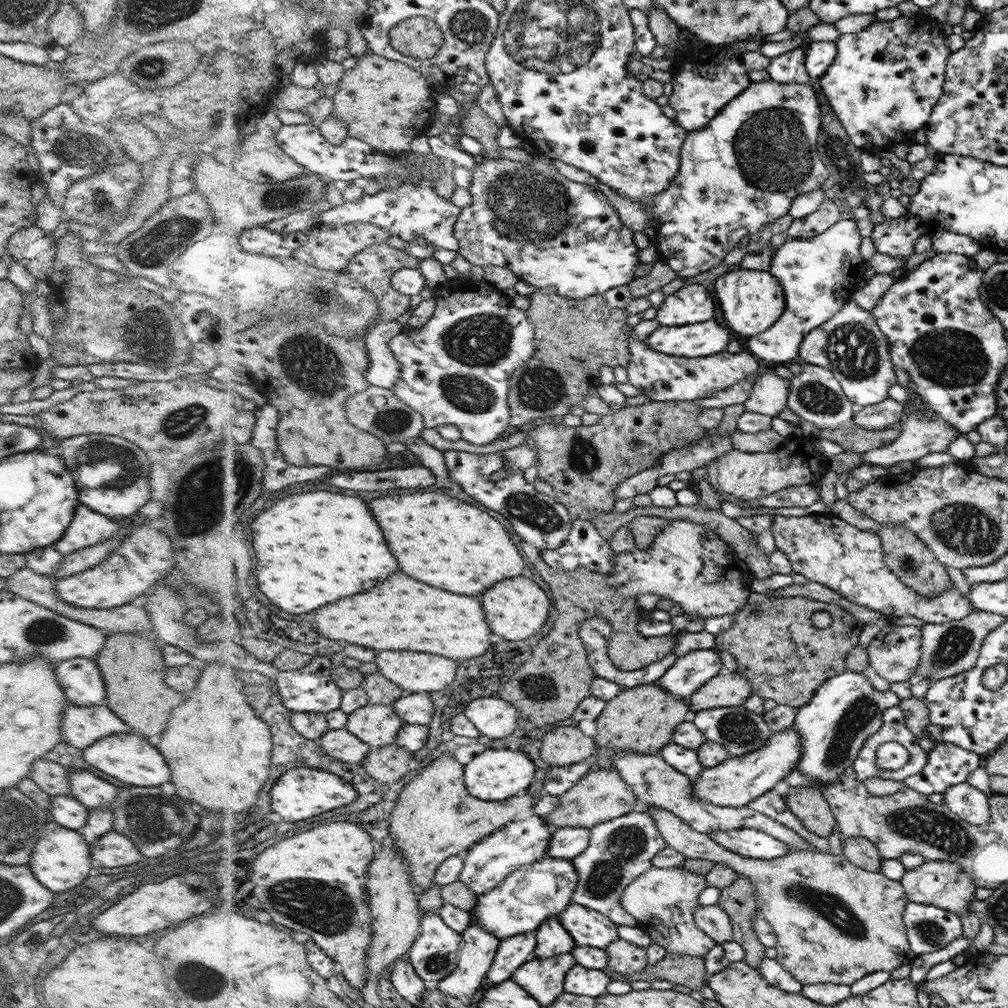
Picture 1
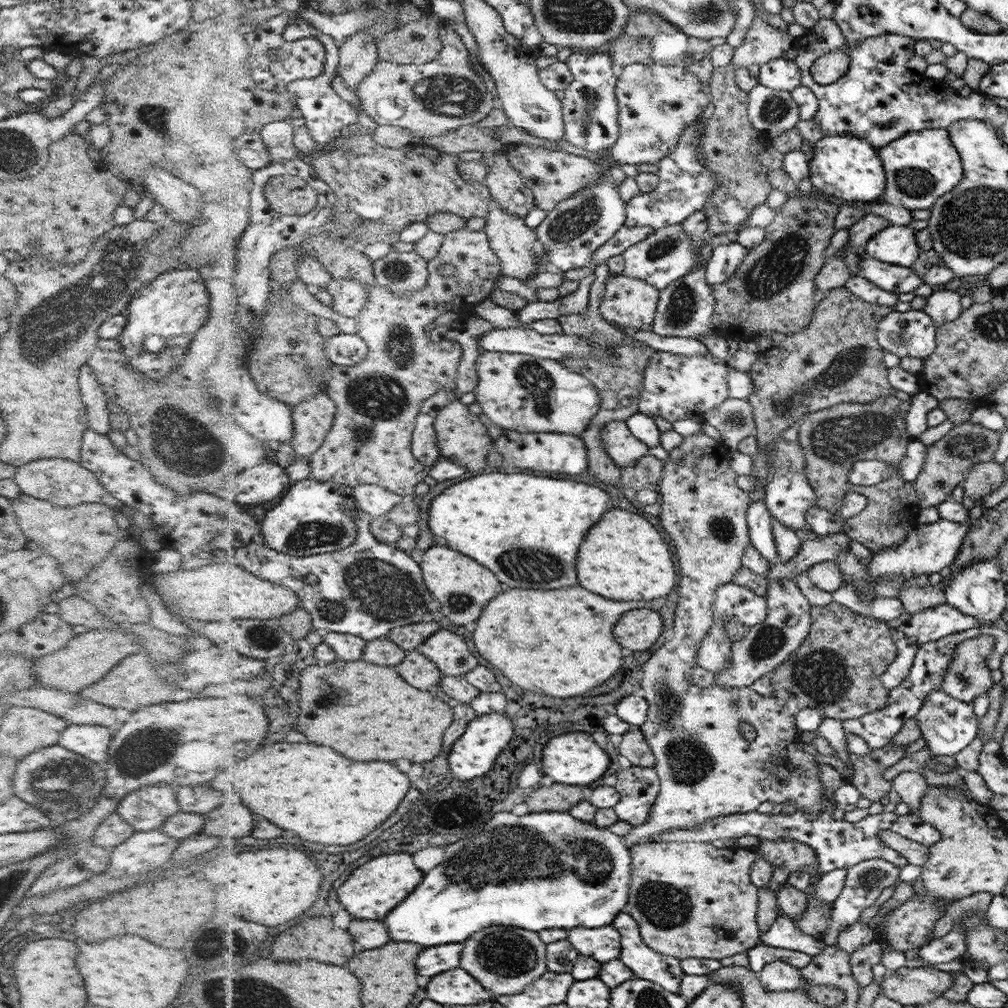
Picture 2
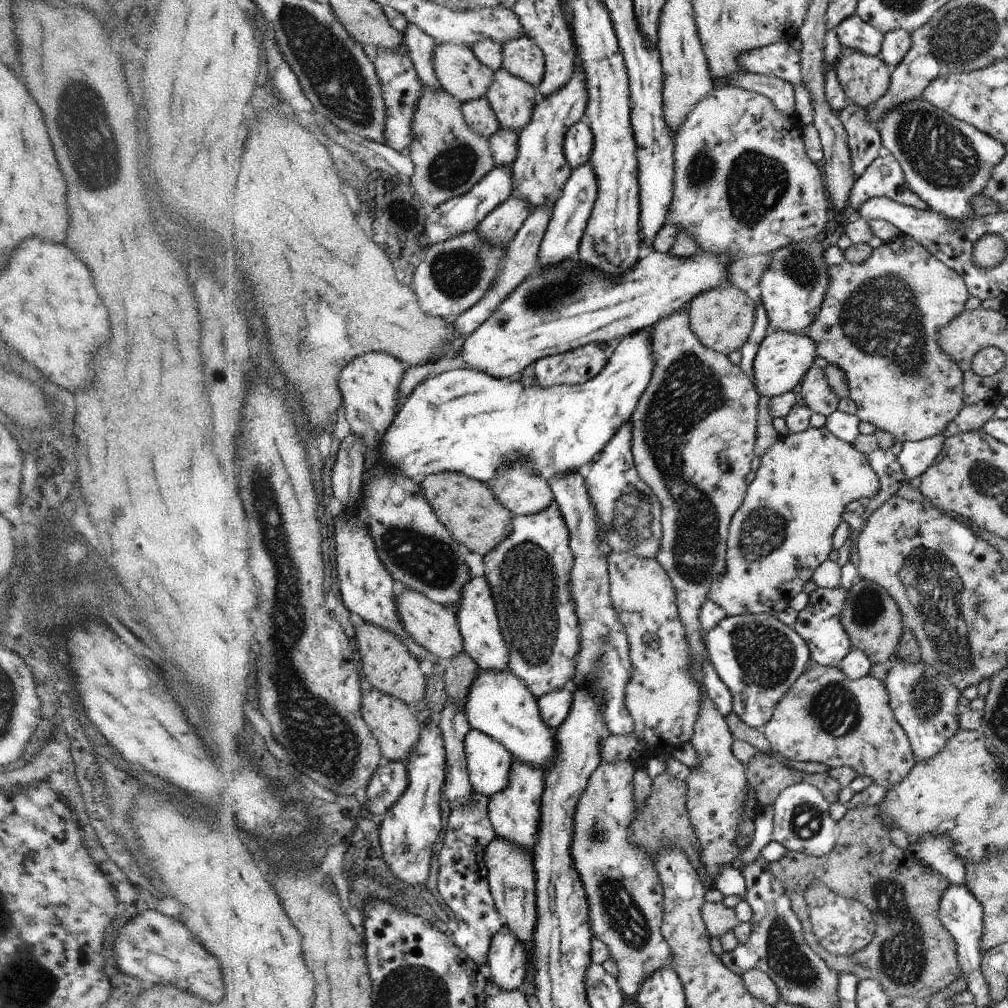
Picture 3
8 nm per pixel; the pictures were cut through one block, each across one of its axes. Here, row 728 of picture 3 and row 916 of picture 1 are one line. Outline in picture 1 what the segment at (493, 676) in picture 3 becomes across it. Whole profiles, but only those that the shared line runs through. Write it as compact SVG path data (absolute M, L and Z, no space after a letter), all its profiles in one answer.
M545 856L516 870L495 889L474 899L473 921L496 935L501 942L508 937L535 932L550 916L557 916L573 902L579 874L571 859Z

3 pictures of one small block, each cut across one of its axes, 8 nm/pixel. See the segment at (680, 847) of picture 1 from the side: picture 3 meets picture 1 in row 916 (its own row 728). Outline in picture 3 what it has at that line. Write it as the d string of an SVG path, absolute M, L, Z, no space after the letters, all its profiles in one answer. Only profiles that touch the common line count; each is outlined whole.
M814 661L810 662L807 670L783 696L762 732L771 751L784 759L820 762L830 769L847 766L853 768L858 775L870 776L888 790L896 788L897 784L906 779L916 764L910 738L890 707L890 693L883 681L870 673L856 680L848 679L840 667L824 666Z

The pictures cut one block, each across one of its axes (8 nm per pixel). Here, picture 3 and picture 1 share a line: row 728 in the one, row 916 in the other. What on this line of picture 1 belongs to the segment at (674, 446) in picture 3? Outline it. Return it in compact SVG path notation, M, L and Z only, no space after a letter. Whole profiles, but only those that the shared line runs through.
M719 903L715 905L698 905L694 911L696 926L702 928L716 943L732 940L730 915Z

